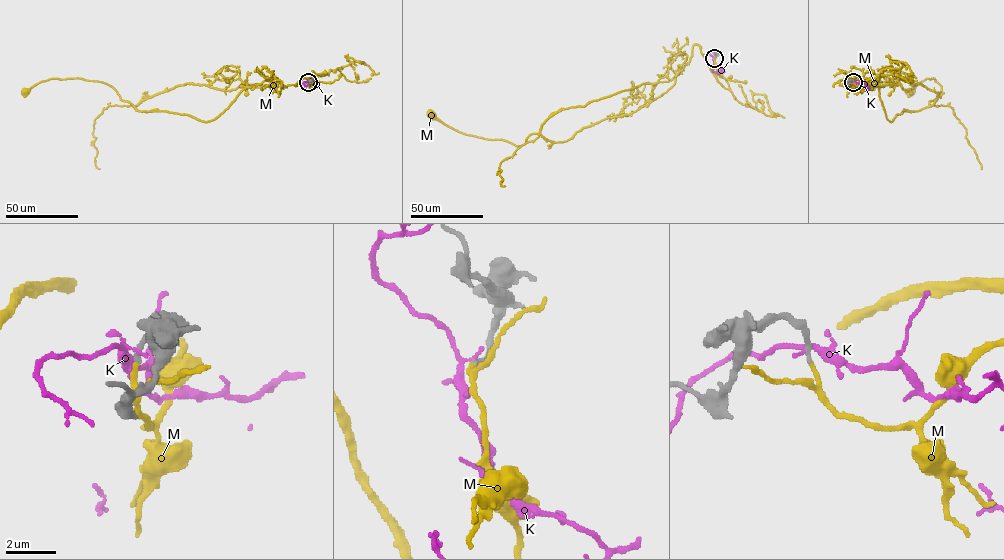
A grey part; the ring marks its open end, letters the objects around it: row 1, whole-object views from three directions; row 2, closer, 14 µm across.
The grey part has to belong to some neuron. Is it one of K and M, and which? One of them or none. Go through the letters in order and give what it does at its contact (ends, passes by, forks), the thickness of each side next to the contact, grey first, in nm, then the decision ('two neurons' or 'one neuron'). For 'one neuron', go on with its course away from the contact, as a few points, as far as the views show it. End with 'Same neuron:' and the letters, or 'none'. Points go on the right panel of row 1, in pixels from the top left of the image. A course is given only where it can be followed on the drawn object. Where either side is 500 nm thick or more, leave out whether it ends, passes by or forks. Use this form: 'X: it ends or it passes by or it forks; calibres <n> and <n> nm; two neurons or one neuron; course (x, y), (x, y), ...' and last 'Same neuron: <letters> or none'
K: it passes by; calibres 240 and 170 nm; two neurons
M: it passes by; calibres 190 and 140 nm; one neuron; course (854, 82), (871, 78), (839, 85), (877, 82), (890, 122), (928, 107), (941, 87), (926, 79), (910, 92)
Same neuron: M

